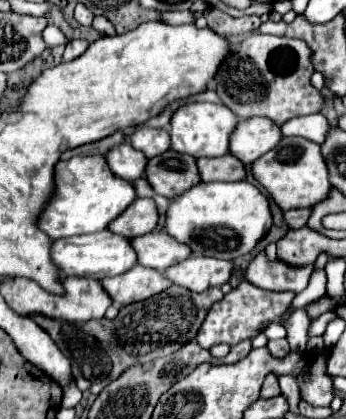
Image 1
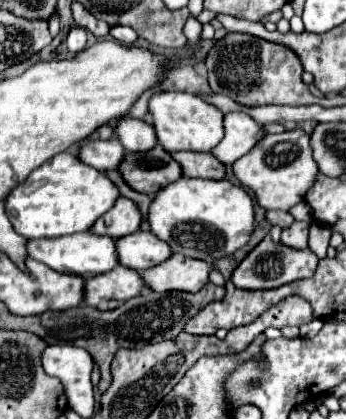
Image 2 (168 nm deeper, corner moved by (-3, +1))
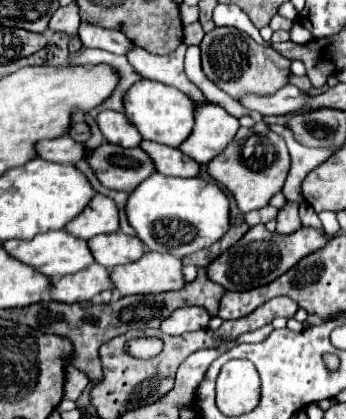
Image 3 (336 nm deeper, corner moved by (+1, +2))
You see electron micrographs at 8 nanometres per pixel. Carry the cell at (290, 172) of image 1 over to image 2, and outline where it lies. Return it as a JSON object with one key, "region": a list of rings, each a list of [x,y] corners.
{"region":[[[293,129],[285,131],[279,135],[265,135],[259,145],[255,145],[245,157],[237,159],[233,163],[235,177],[255,191],[259,205],[263,205],[267,211],[269,209],[281,209],[289,211],[297,203],[301,203],[307,195],[307,191],[313,187],[319,167],[313,159],[313,149],[311,149],[311,135],[305,133],[303,129]]]}

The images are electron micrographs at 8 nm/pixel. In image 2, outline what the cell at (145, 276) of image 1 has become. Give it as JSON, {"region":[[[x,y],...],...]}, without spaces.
{"region":[[[117,265],[113,273],[101,273],[101,277],[91,277],[85,281],[85,305],[95,307],[103,299],[129,301],[143,289],[149,287],[139,271]]]}

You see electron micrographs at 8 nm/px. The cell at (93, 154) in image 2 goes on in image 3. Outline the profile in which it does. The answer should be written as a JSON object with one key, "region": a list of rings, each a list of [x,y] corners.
{"region":[[[69,136],[39,140],[35,144],[35,152],[37,152],[37,158],[57,162],[57,164],[73,164],[87,156],[87,150],[79,142],[71,140]]]}

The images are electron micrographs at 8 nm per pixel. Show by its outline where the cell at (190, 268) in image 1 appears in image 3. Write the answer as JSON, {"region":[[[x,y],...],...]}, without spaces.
{"region":[[[145,252],[137,262],[111,268],[109,278],[121,296],[161,294],[185,284],[181,260],[159,252]]]}

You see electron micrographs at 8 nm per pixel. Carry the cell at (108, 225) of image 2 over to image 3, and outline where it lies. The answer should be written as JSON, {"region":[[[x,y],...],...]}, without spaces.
{"region":[[[93,196],[81,214],[77,214],[67,226],[65,232],[75,238],[89,240],[97,234],[109,234],[119,230],[119,210],[115,202],[107,196]]]}

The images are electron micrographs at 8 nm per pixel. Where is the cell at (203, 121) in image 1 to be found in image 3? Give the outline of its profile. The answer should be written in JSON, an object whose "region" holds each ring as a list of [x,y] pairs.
{"region":[[[155,80],[135,82],[123,98],[123,114],[139,130],[143,140],[165,146],[177,146],[193,130],[193,100],[177,88],[169,88]]]}

